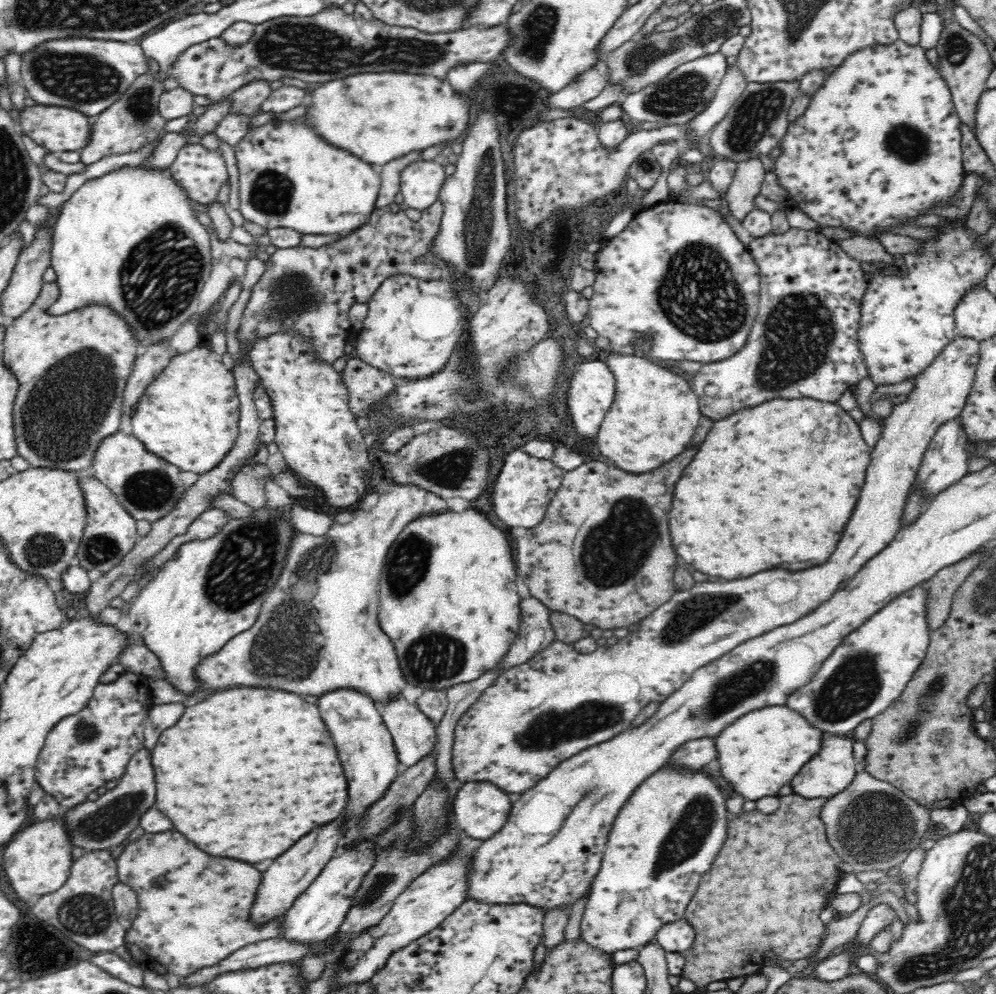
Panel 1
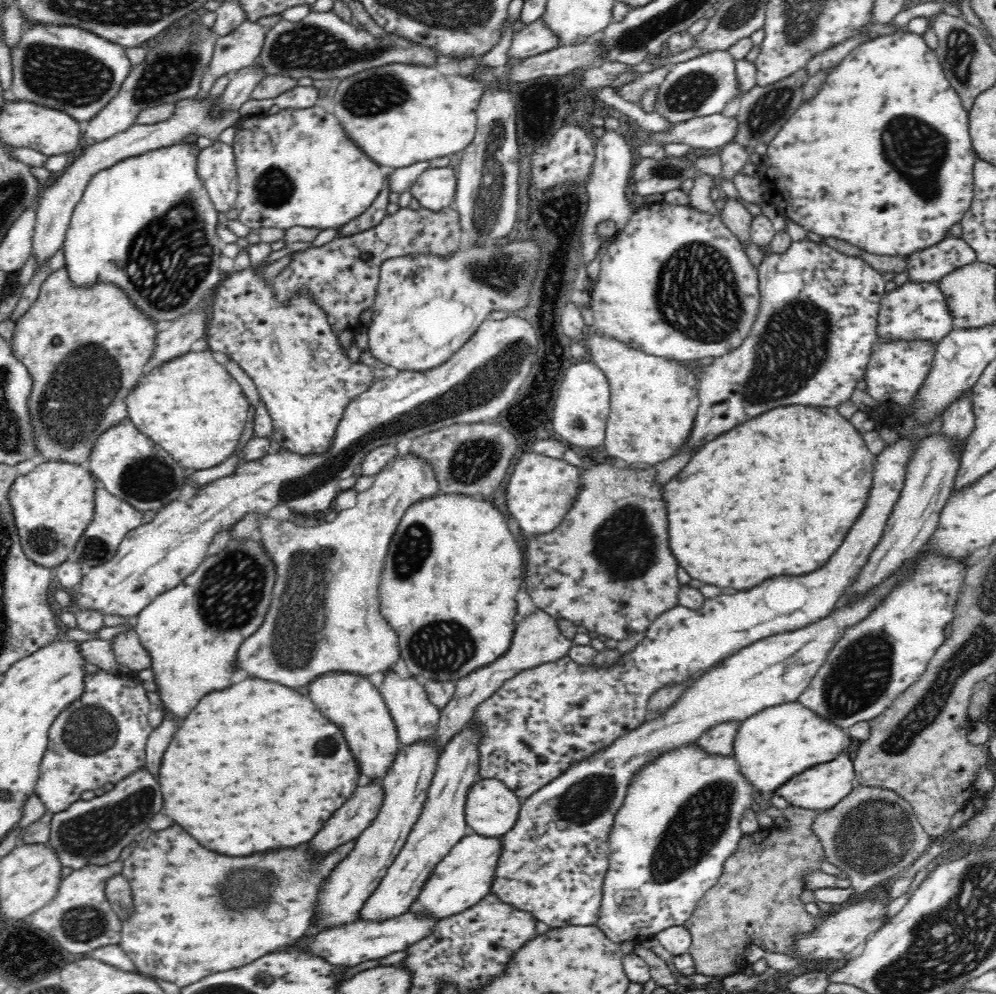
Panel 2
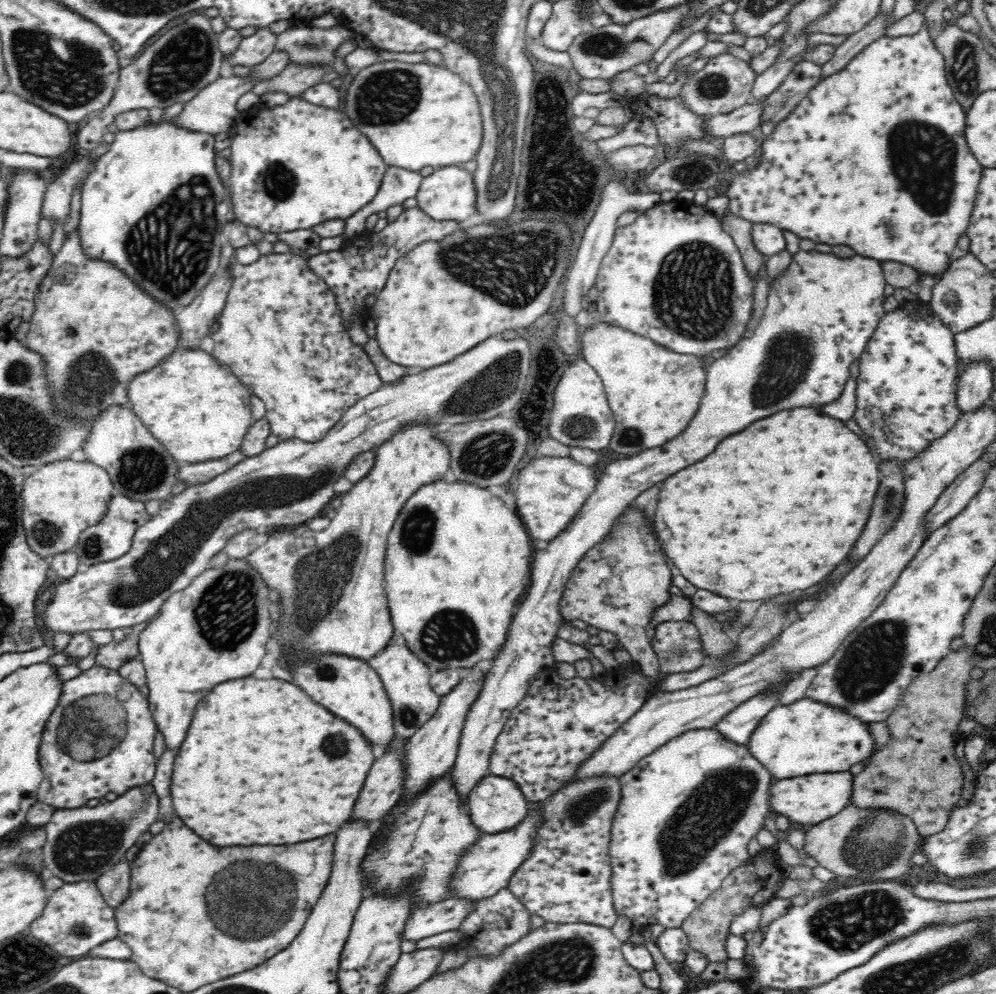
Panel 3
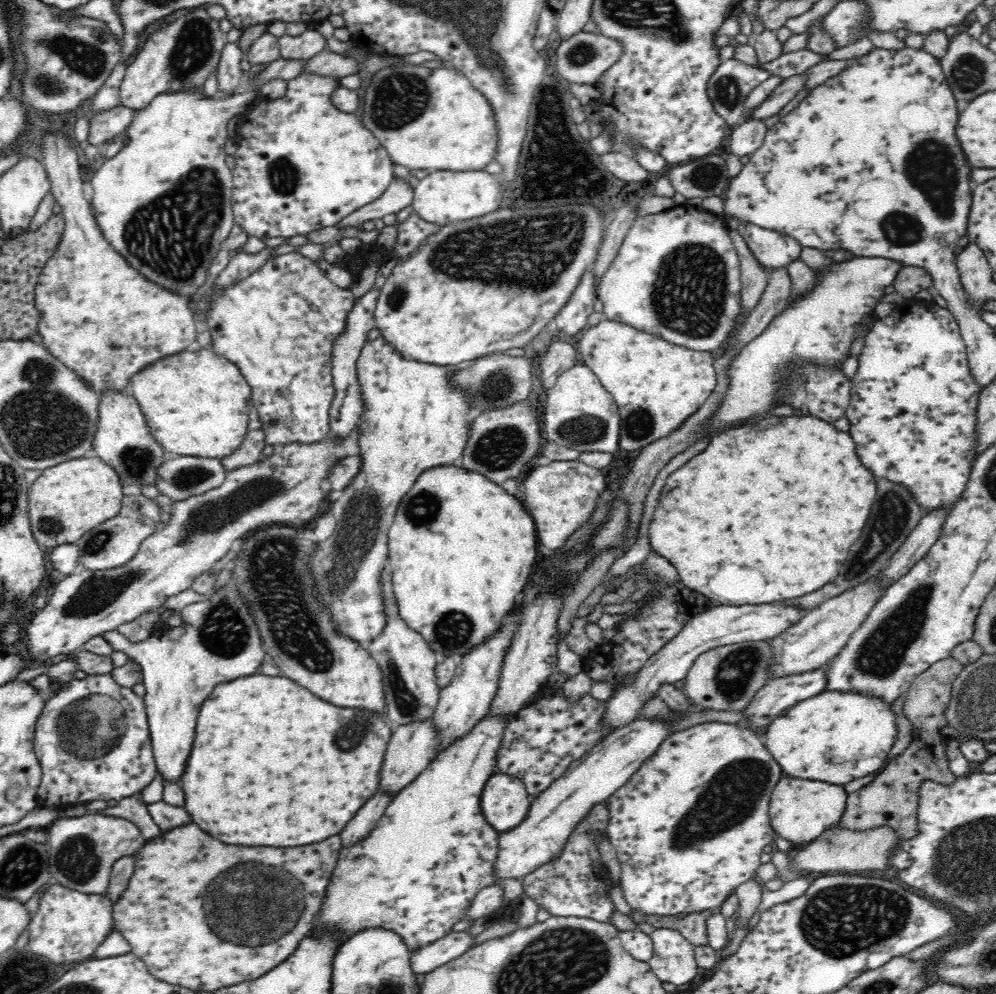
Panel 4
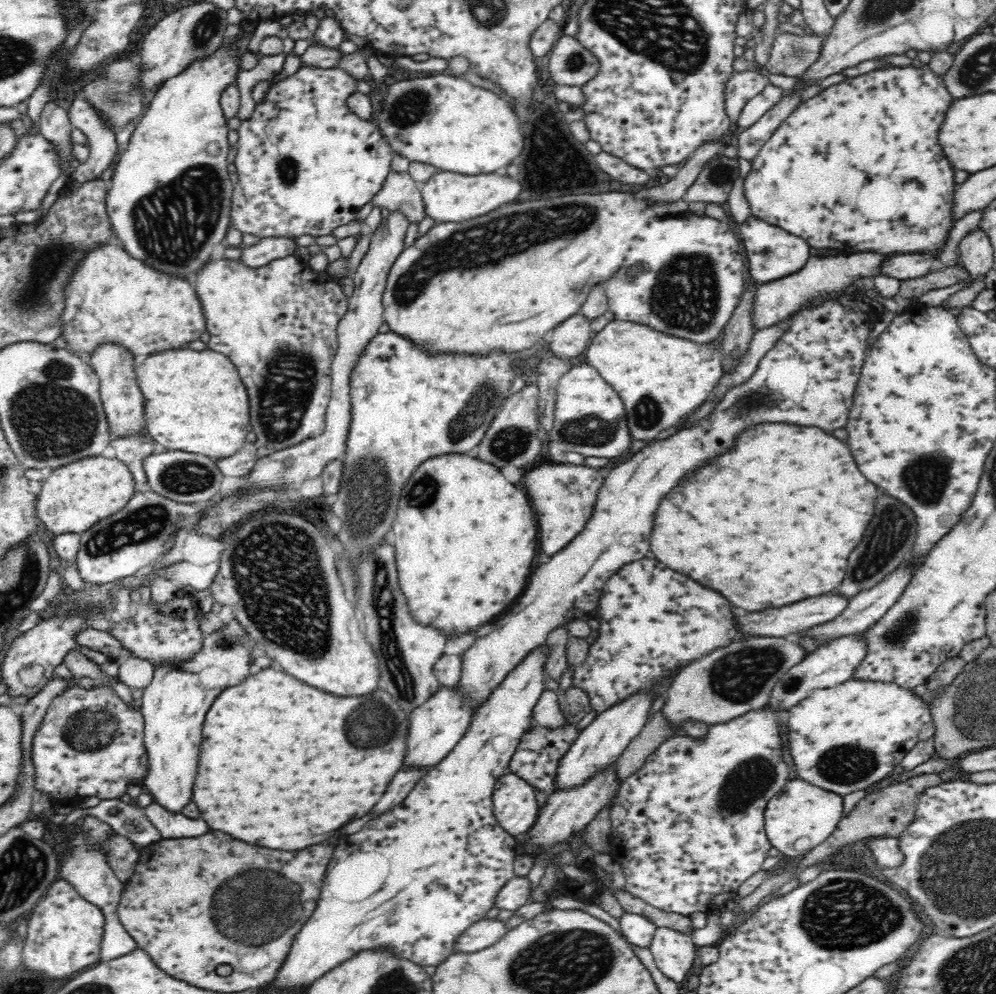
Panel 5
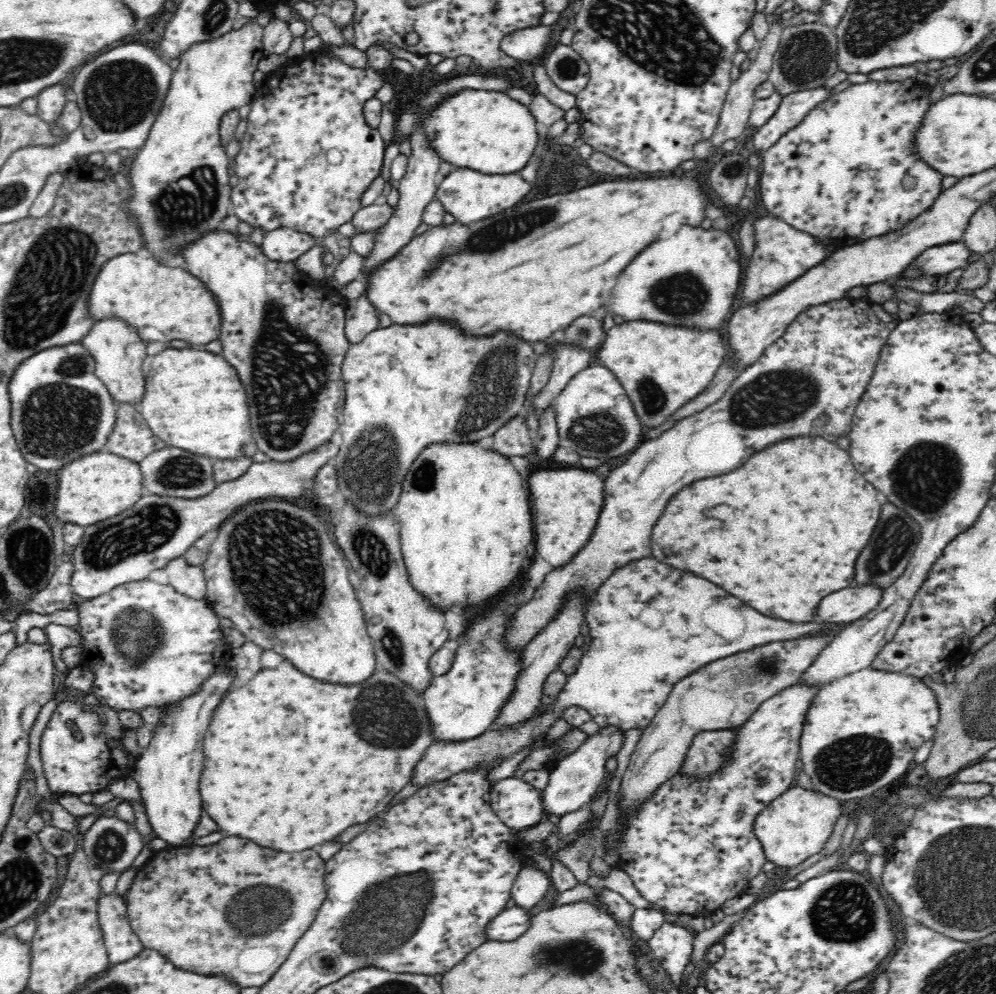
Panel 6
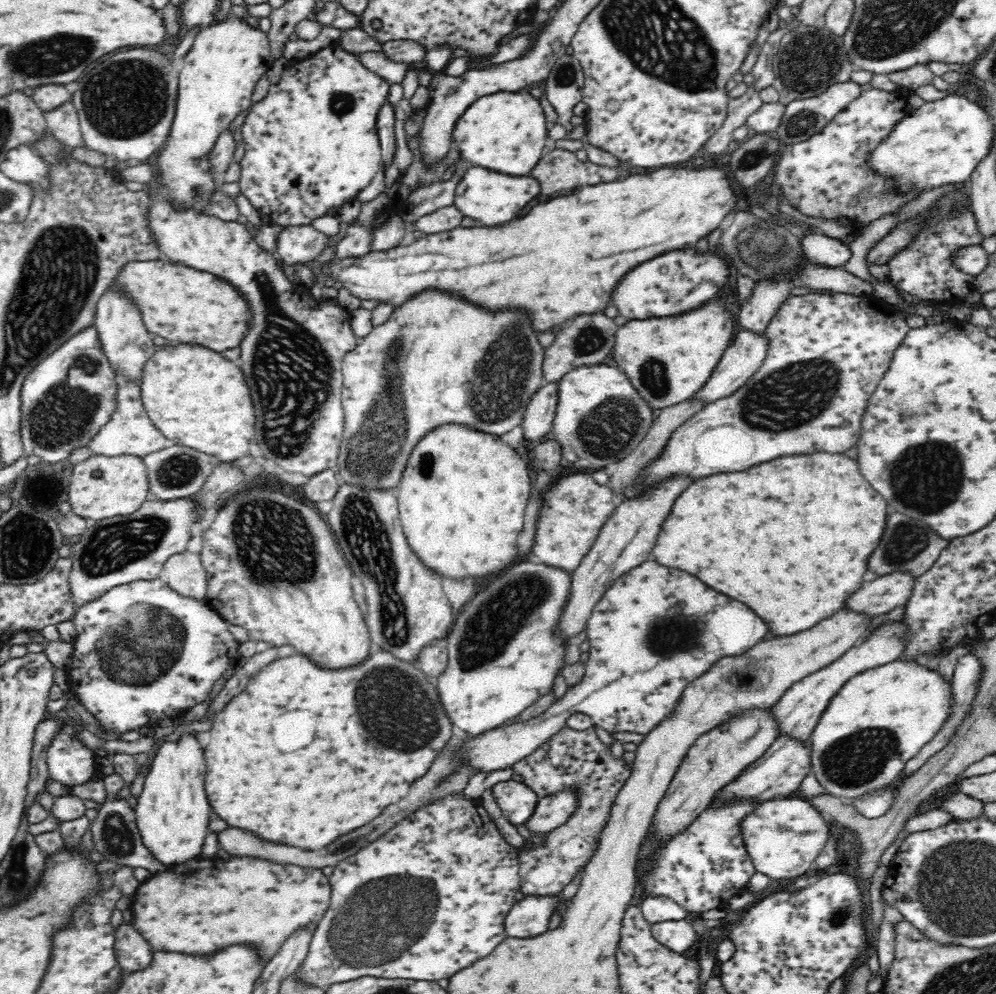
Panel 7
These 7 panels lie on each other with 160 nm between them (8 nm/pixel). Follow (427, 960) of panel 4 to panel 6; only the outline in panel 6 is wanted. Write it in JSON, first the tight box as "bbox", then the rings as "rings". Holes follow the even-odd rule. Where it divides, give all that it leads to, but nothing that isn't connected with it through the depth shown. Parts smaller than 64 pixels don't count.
{"bbox":[488,905,534,942],"rings":[[[518,905],[504,909],[488,923],[489,940],[510,942],[520,938],[532,924],[534,914],[531,914],[529,910],[530,908],[522,908]]]}

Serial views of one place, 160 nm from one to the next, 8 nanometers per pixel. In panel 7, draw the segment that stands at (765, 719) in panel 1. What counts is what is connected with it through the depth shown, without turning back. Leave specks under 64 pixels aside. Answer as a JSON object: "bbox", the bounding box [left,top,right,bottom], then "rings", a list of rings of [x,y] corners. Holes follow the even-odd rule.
{"bbox":[812,658,953,800],"rings":[[[900,658],[857,674],[839,688],[839,694],[832,698],[830,706],[822,713],[812,731],[812,774],[828,793],[845,800],[889,786],[900,776],[908,760],[914,758],[944,726],[950,714],[953,694],[950,680],[946,680],[937,670],[920,665],[916,660]]]}

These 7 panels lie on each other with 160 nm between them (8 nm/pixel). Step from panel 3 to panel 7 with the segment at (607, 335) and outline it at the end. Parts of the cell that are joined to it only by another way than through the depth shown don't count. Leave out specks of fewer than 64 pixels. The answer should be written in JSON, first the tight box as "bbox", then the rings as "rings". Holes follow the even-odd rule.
{"bbox":[613,296,738,412],"rings":[[[721,296],[712,300],[712,304],[716,306],[704,304],[702,308],[694,308],[690,312],[684,312],[682,316],[629,320],[617,328],[613,348],[614,362],[626,373],[640,396],[644,397],[655,412],[692,398],[708,382],[724,351],[729,347],[729,342],[733,341],[738,325],[734,323],[730,310],[722,302]]]}

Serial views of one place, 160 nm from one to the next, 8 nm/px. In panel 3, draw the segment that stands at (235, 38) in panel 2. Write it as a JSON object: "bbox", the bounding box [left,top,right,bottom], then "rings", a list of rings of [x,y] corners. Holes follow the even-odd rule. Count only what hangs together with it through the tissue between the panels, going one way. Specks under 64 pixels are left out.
{"bbox":[227,27,278,67],"rings":[[[263,27],[254,35],[243,38],[238,45],[238,50],[227,60],[233,67],[250,66],[262,64],[276,48],[278,34]]]}

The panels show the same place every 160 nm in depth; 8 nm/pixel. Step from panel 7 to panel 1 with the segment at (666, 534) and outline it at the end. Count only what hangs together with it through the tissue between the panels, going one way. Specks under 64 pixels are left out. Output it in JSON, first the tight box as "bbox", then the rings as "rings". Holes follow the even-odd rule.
{"bbox":[670,398,872,580],"rings":[[[798,398],[798,400],[772,400],[764,402],[752,410],[736,412],[728,418],[716,421],[709,430],[705,440],[698,447],[698,452],[692,460],[692,464],[684,470],[682,478],[676,482],[674,490],[674,502],[670,510],[670,534],[672,544],[676,548],[676,554],[690,566],[694,566],[698,572],[710,574],[712,577],[736,580],[736,578],[748,578],[756,574],[756,570],[768,570],[768,568],[784,568],[784,570],[806,570],[810,566],[822,564],[828,560],[828,556],[836,550],[836,542],[840,540],[846,522],[850,520],[854,506],[858,502],[860,488],[864,486],[864,474],[866,466],[871,459],[872,447],[864,444],[864,438],[860,434],[858,424],[865,418],[864,413],[856,406],[849,414],[838,403],[816,402],[812,398]],[[852,418],[855,420],[852,420]],[[857,423],[857,424],[856,424]],[[800,458],[800,460],[798,460]],[[776,472],[782,478],[788,480],[774,480]]]}

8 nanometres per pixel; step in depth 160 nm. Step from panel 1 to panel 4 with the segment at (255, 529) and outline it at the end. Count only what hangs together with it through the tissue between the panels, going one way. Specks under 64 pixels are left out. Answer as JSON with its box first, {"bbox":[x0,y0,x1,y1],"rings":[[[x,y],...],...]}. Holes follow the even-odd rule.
{"bbox":[100,586,264,783],"rings":[[[226,586],[218,592],[210,591],[209,594],[212,596],[210,600],[187,605],[181,610],[182,618],[186,621],[184,628],[172,627],[172,630],[162,632],[160,636],[152,635],[143,641],[130,641],[117,630],[100,635],[110,643],[112,650],[124,652],[129,659],[141,666],[142,683],[147,691],[143,702],[149,724],[150,744],[156,770],[164,783],[178,782],[178,778],[186,770],[186,762],[196,736],[196,718],[206,696],[210,696],[210,692],[222,682],[256,674],[264,658],[260,634],[256,630],[252,614],[244,606],[234,586]]]}

